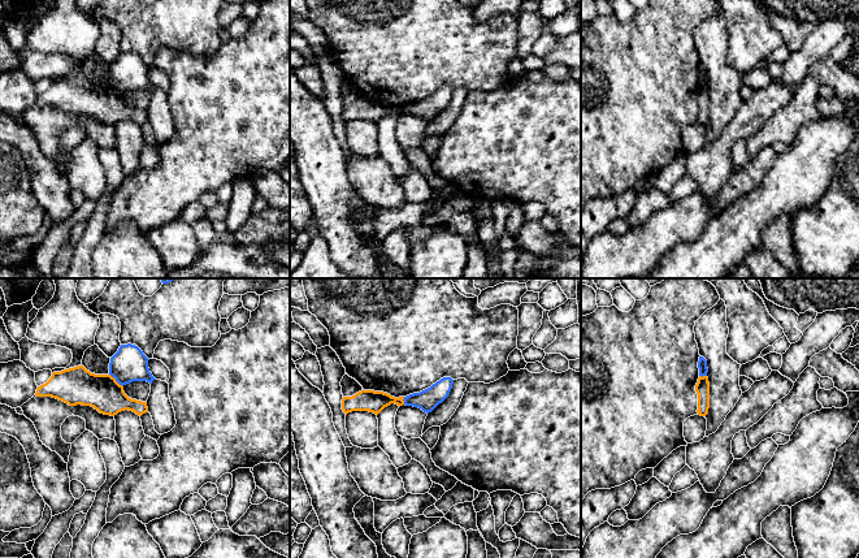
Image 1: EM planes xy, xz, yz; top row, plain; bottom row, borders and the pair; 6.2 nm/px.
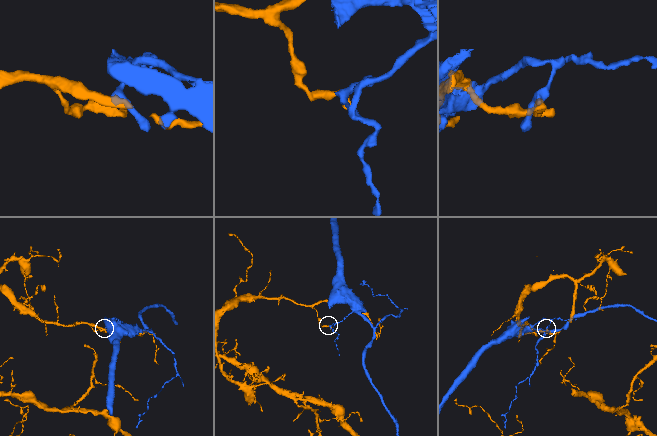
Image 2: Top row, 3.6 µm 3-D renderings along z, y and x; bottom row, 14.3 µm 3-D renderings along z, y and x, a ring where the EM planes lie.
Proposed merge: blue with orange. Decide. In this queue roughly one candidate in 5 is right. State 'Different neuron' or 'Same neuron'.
Different neuron

